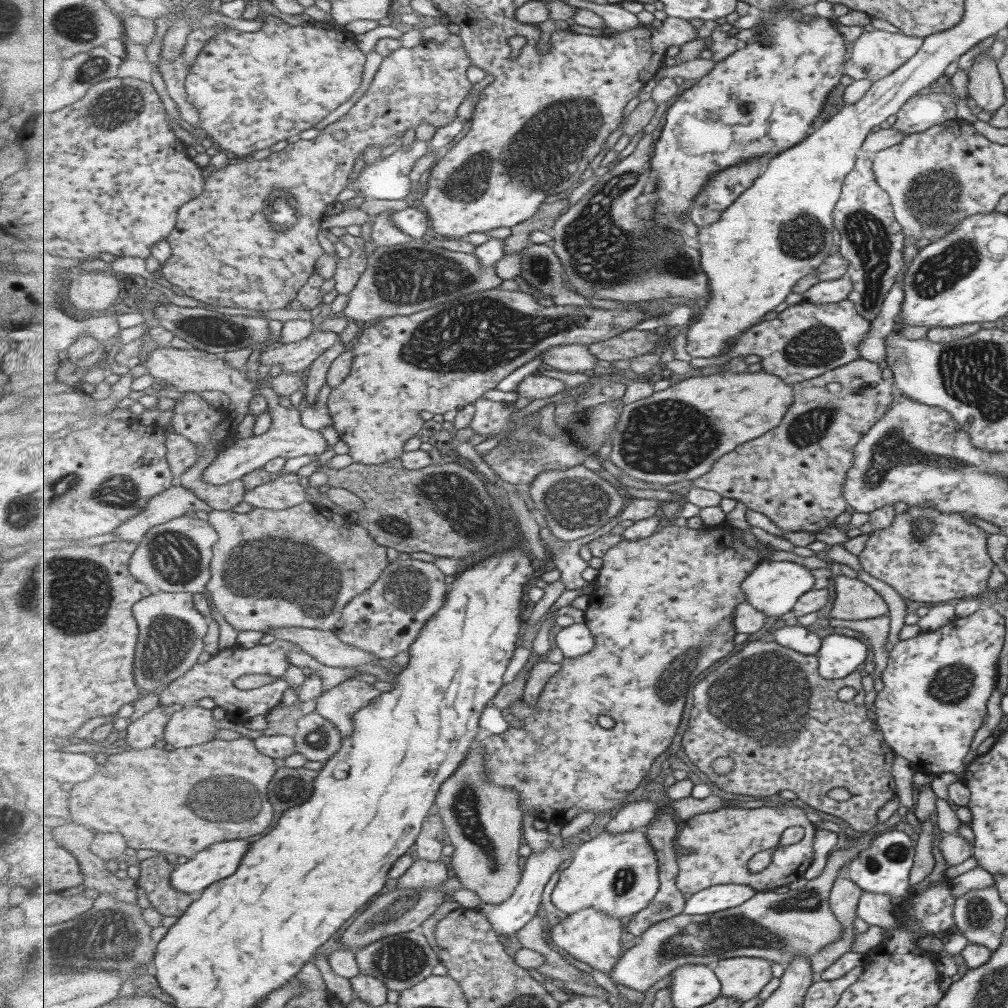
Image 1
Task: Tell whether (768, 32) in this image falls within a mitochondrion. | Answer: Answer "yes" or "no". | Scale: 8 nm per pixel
yes

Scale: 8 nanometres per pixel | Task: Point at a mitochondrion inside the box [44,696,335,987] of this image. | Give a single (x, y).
(116, 932)

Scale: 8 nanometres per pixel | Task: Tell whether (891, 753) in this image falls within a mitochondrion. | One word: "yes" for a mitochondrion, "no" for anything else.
no

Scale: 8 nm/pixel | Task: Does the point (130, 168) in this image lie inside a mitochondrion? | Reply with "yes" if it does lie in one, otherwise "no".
no

